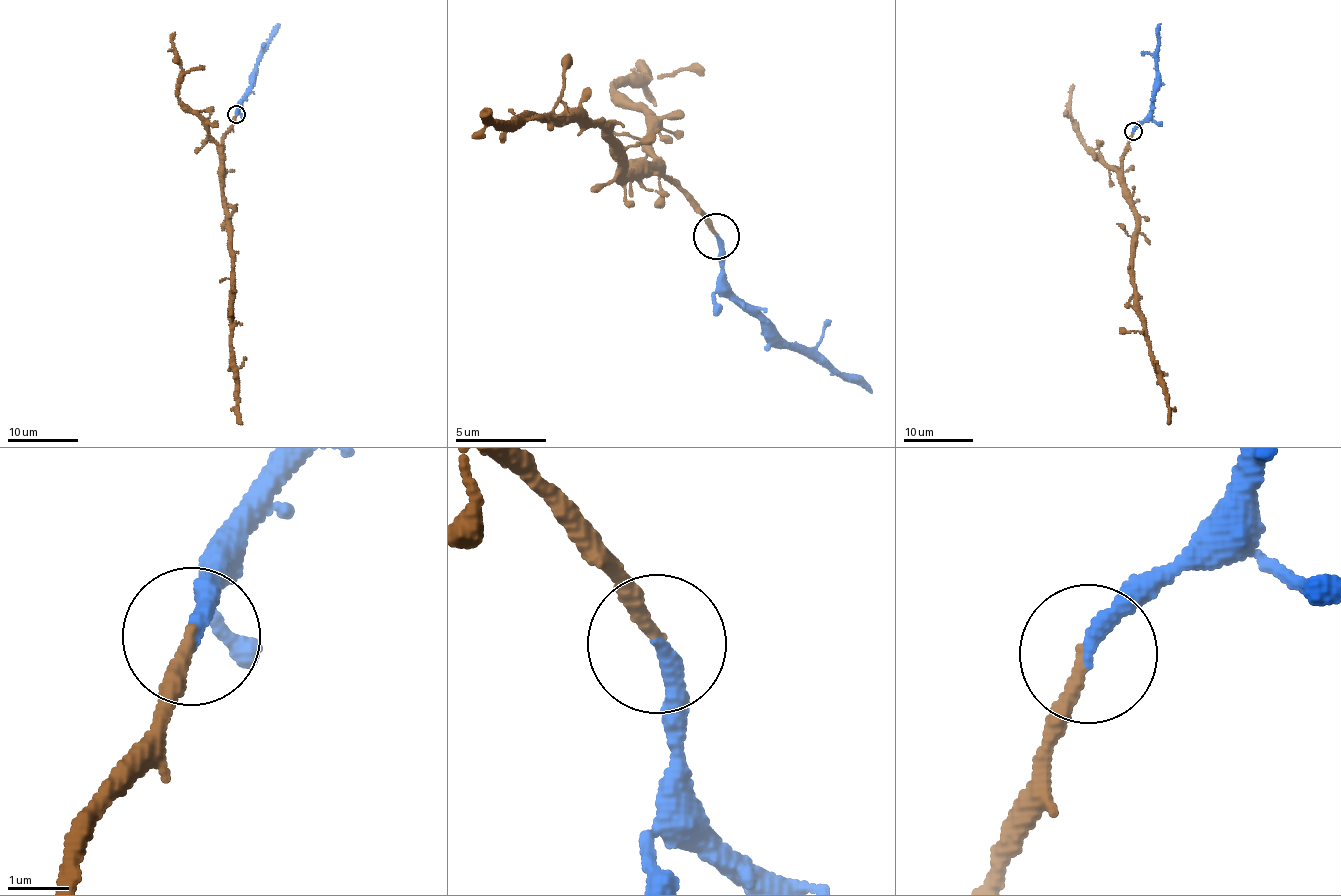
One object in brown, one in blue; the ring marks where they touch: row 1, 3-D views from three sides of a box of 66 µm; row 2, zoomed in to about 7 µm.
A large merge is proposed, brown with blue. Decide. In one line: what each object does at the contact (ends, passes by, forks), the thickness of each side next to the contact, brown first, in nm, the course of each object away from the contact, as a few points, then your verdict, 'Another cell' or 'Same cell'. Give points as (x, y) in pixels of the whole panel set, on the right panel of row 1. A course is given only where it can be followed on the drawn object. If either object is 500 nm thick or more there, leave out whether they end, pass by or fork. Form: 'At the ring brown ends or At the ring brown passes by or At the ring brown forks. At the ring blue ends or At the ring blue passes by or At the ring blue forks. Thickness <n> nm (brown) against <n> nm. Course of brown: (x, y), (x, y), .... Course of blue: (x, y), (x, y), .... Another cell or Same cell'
At the ring brown ends. At the ring blue ends. Thickness 220 nm (brown) against 280 nm. Course of brown: (1133, 131), (1122, 161), (1122, 196), (1136, 220), (1134, 309), (1141, 321), (1152, 364), (1165, 386), (1169, 423). Course of blue: (1133, 131), (1150, 108), (1157, 31), (1160, 24). Same cell

